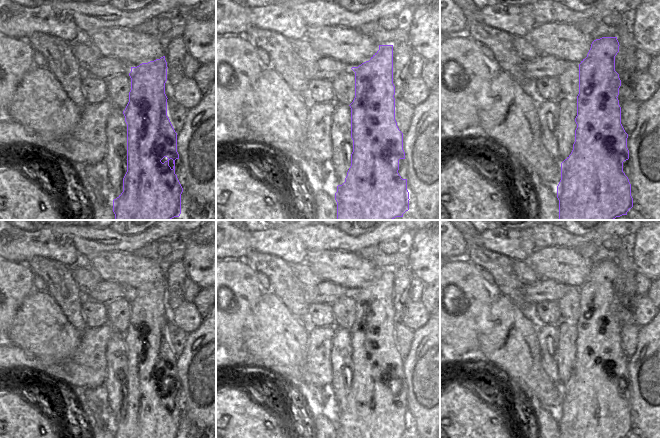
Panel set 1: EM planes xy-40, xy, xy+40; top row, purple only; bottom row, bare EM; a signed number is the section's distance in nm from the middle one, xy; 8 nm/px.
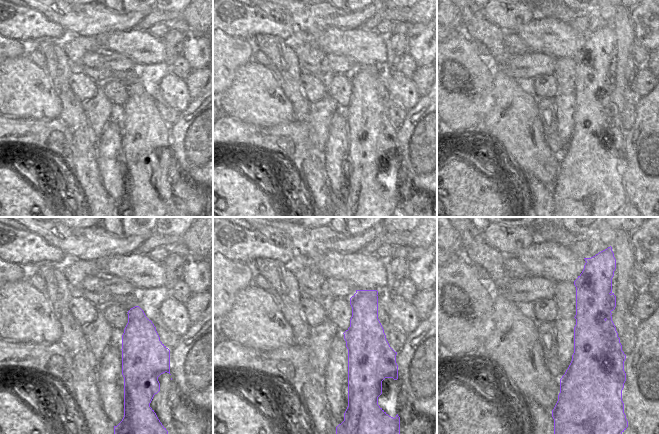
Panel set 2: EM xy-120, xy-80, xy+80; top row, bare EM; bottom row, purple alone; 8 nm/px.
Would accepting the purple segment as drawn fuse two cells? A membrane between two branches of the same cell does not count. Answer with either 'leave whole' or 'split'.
leave whole

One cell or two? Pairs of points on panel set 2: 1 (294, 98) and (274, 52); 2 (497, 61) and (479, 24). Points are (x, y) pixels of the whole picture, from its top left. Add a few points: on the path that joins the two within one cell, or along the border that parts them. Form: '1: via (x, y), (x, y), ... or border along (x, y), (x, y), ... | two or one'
1: via (291, 87), (289, 69), (284, 63) | one
2: via (497, 52), (494, 40), (487, 33) | one

